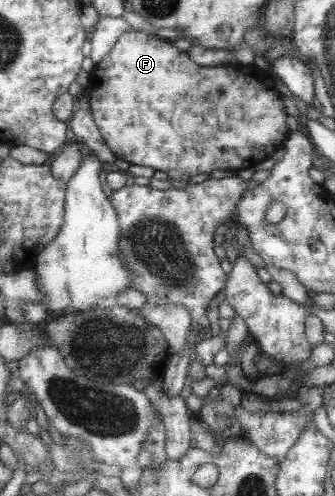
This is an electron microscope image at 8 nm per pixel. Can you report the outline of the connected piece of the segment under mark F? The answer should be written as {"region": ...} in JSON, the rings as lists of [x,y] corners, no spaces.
{"region":[[[130,30],[123,33],[114,42],[109,52],[96,63],[93,63],[91,70],[87,73],[86,97],[89,103],[89,112],[93,123],[96,124],[99,135],[104,145],[112,151],[112,154],[124,162],[131,165],[150,167],[154,171],[165,173],[172,180],[189,181],[192,177],[200,174],[210,175],[212,171],[238,171],[242,174],[250,172],[255,164],[260,164],[270,158],[278,149],[283,146],[283,142],[289,133],[286,128],[286,112],[280,102],[280,94],[273,87],[273,78],[269,77],[265,68],[261,64],[246,66],[245,64],[221,64],[217,66],[202,66],[192,63],[184,51],[172,47],[172,43],[166,39],[161,39],[146,31]]]}

